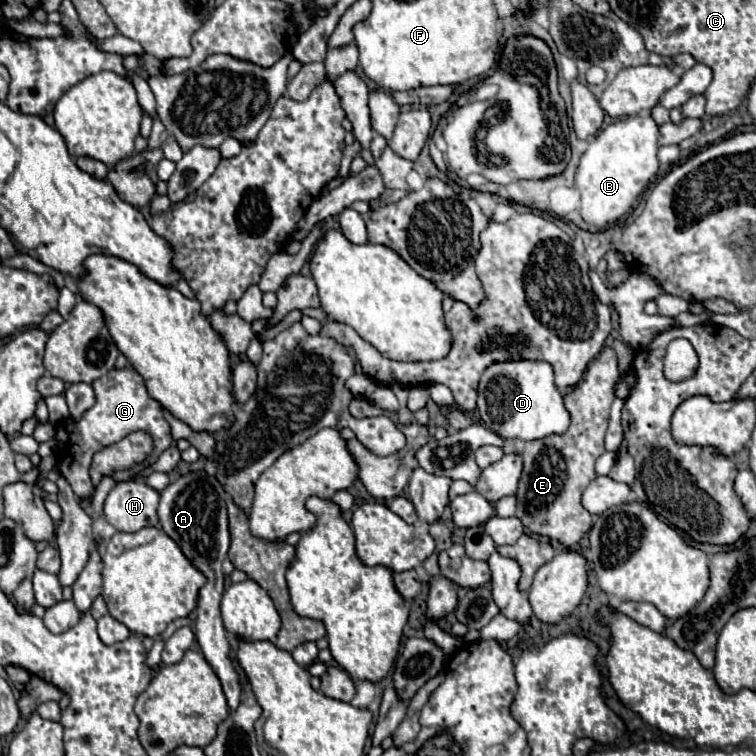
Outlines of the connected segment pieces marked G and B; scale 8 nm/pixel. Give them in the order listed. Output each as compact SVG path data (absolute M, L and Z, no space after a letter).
M129 366L123 368L123 370L113 368L105 378L95 380L91 386L93 386L95 396L97 396L95 406L91 410L87 410L87 414L79 422L67 420L67 422L59 424L57 434L55 434L55 440L57 440L57 468L67 478L67 482L71 484L73 492L79 498L91 498L93 492L95 492L95 488L91 484L91 478L89 478L89 466L91 466L91 460L93 460L95 452L123 440L127 434L137 432L137 430L143 430L153 438L153 452L145 458L145 464L137 464L131 470L115 470L113 472L113 478L117 482L123 482L123 480L129 480L139 470L143 470L145 466L153 464L159 458L159 454L165 448L169 448L171 442L173 442L169 424L161 414L161 404L147 394L143 378L133 368L129 368Z
M649 114L617 120L595 136L587 152L581 156L575 176L575 186L581 194L581 216L587 224L607 228L629 214L633 202L658 174L657 136L659 128Z

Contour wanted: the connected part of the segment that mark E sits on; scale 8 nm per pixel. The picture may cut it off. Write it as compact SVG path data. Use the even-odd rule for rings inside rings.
M604 347L599 356L589 364L583 380L565 396L565 408L571 414L571 426L561 436L543 438L539 442L527 442L523 450L523 474L517 488L517 512L515 516L521 520L523 528L537 536L547 536L549 540L561 542L563 546L575 546L591 528L591 514L581 506L581 494L597 478L595 474L595 460L605 452L603 438L607 432L609 422L609 406L615 400L615 386L619 380L618 359L611 347Z

